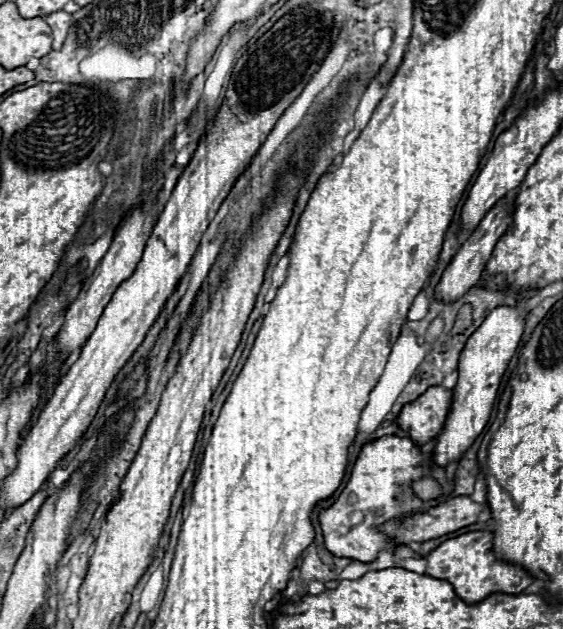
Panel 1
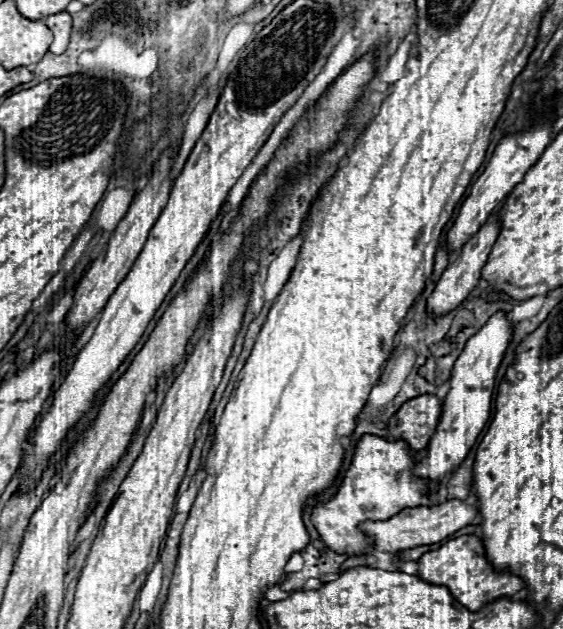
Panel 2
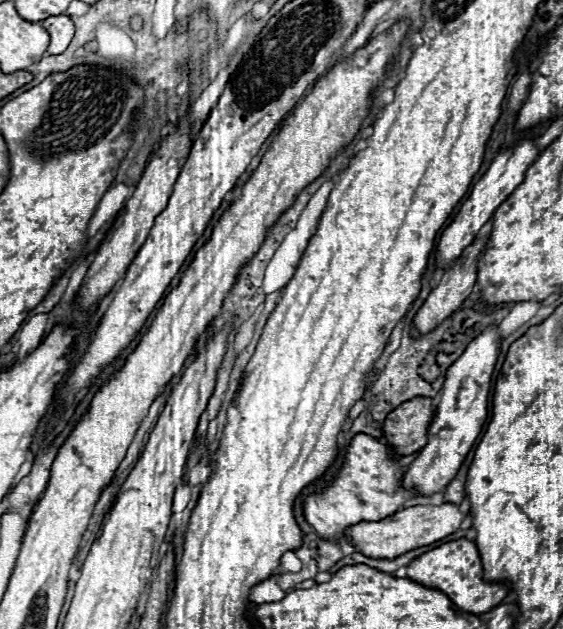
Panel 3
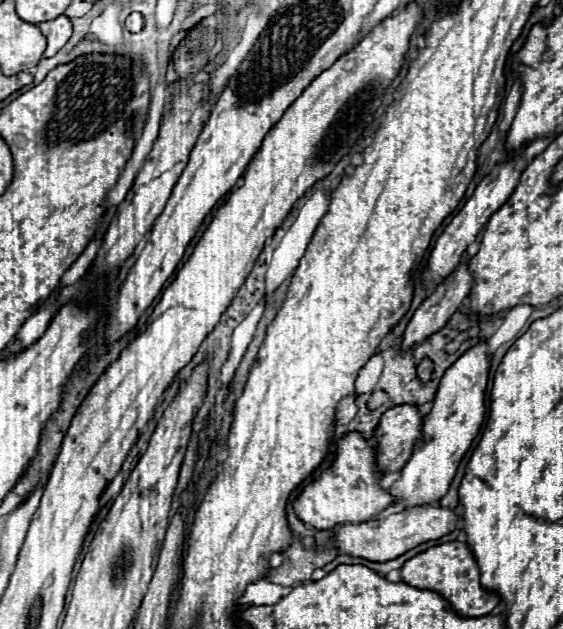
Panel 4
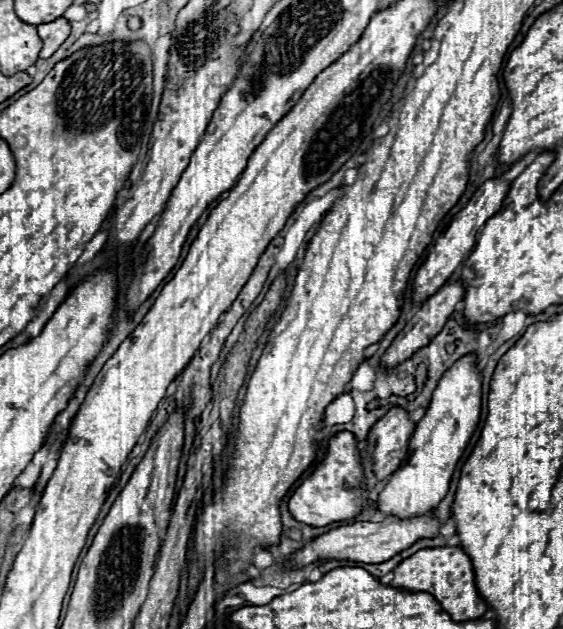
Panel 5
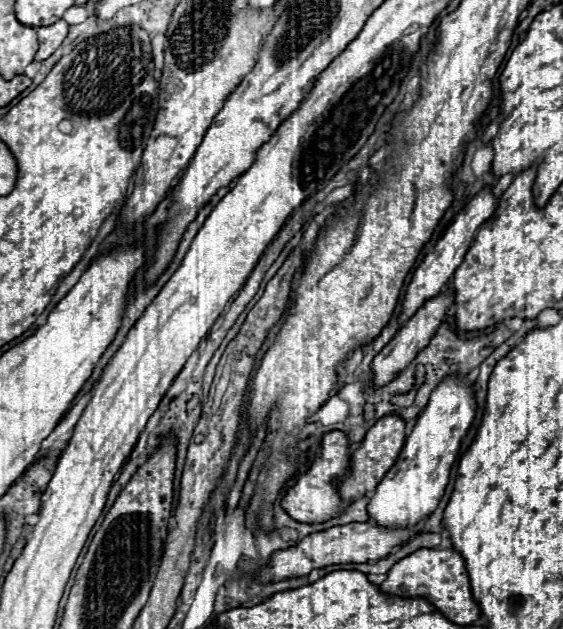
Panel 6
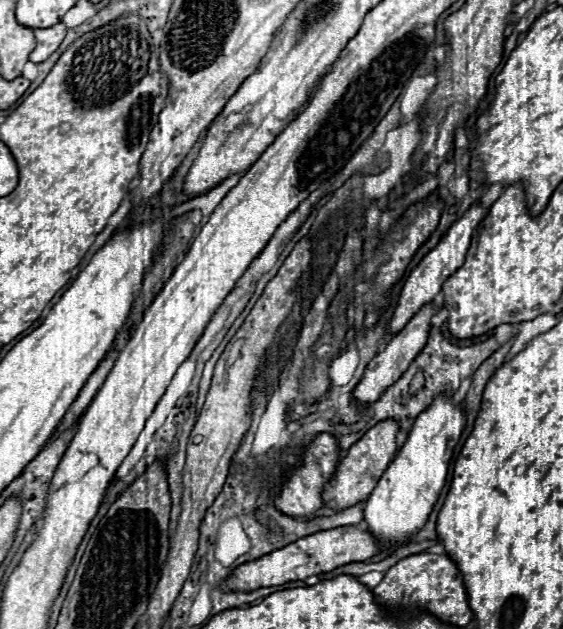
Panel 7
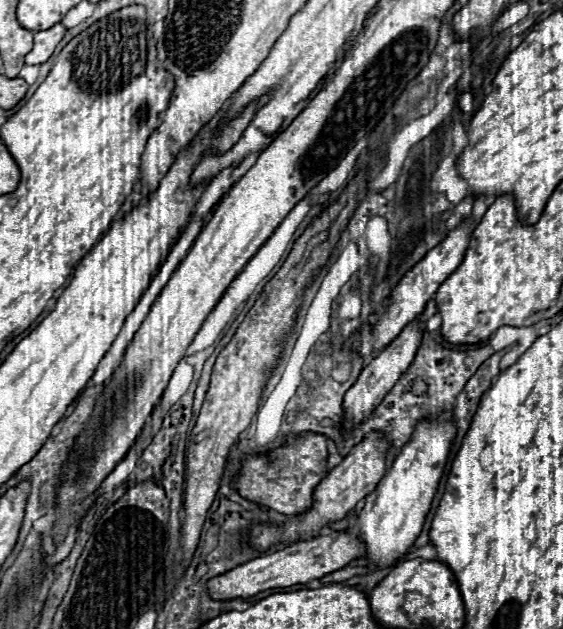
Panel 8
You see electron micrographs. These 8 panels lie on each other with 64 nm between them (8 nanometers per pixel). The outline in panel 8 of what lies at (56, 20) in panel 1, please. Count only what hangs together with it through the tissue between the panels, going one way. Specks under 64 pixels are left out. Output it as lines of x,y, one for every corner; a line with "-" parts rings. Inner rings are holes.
56,24
48,30
34,32
34,48
26,54
26,64
46,62
56,50
56,46
60,44
60,40
64,38
64,34
66,34
66,28
62,24

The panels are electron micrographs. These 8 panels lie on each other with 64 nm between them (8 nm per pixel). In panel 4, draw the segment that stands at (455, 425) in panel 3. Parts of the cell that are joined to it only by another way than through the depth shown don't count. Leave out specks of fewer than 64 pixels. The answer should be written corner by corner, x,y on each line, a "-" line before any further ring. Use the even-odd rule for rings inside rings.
478,342
464,352
464,356
460,356
460,360
456,360
456,364
452,364
452,368
448,368
442,376
434,406
424,418
424,440
420,440
420,444
414,448
412,458
400,470
400,478
390,488
392,496
396,496
396,502
406,502
406,508
412,508
412,504
430,504
440,500
440,496
448,492
448,486
458,470
458,462
468,452
484,422
484,394
490,360
492,356
488,354
488,344

